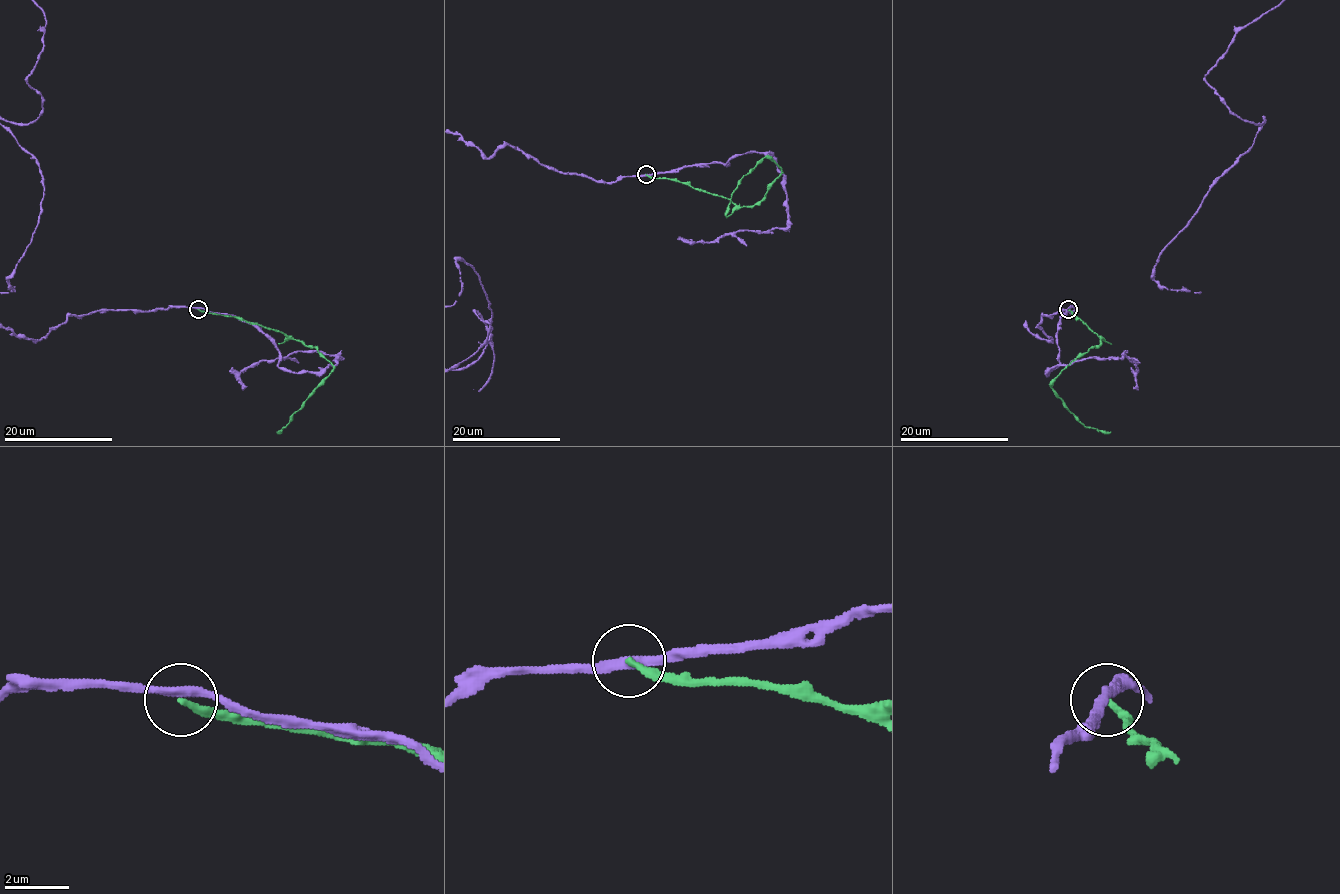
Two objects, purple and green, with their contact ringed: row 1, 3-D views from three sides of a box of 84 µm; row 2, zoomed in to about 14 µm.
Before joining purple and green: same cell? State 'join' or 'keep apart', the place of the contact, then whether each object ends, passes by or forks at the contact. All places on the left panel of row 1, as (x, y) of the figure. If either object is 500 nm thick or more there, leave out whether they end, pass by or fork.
keep apart | (198, 309) | purple passes by | green ends

